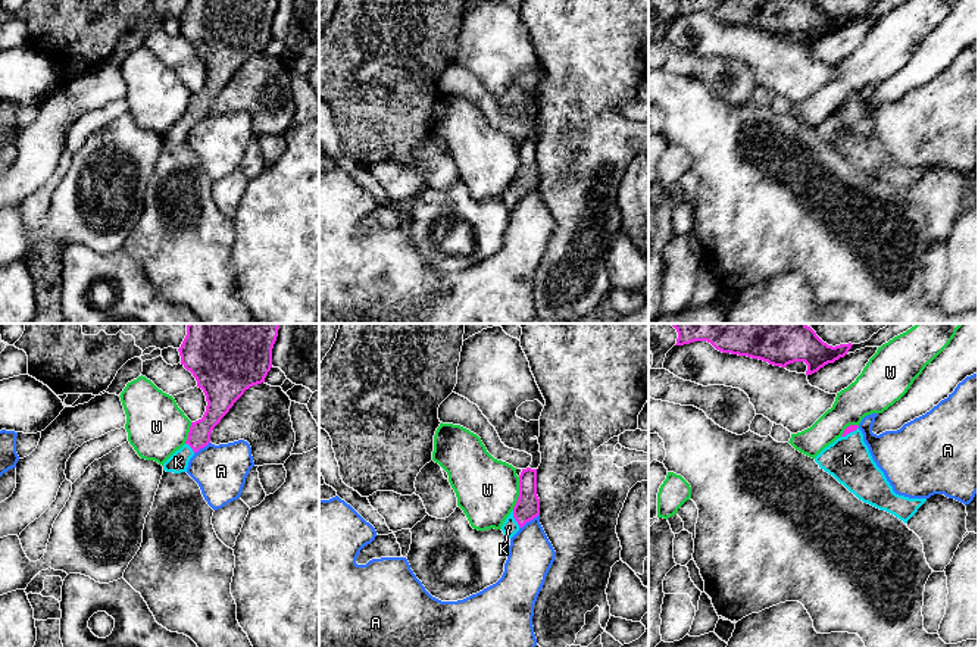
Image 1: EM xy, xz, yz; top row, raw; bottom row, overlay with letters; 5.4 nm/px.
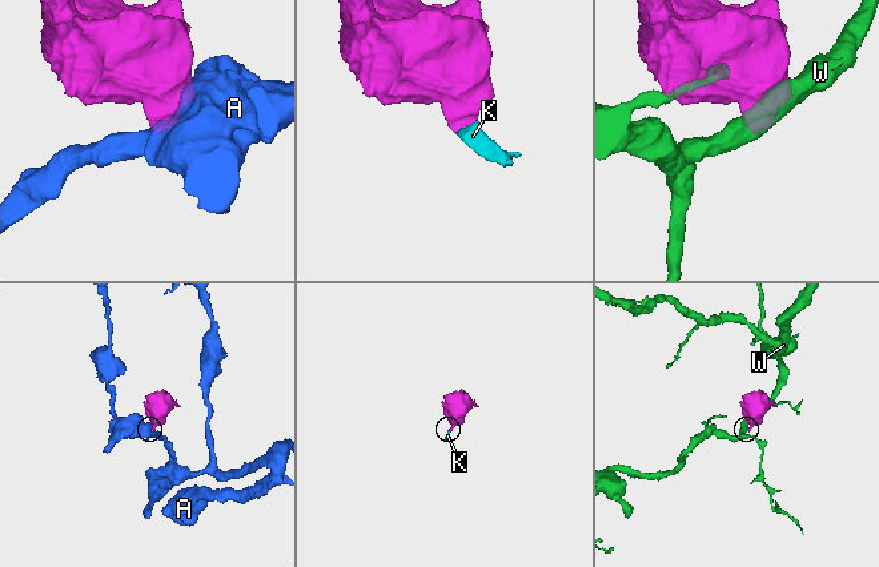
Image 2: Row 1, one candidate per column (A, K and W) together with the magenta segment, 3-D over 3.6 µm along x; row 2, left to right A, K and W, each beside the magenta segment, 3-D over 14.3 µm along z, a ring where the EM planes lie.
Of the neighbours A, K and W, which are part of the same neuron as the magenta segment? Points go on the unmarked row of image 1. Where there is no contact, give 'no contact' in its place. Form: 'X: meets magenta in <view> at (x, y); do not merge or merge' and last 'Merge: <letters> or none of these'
A: meets magenta in xz at (528, 191); do not merge
K: meets magenta in xz at (515, 190); merge
W: meets magenta in xz at (519, 163); do not merge
Merge: K

